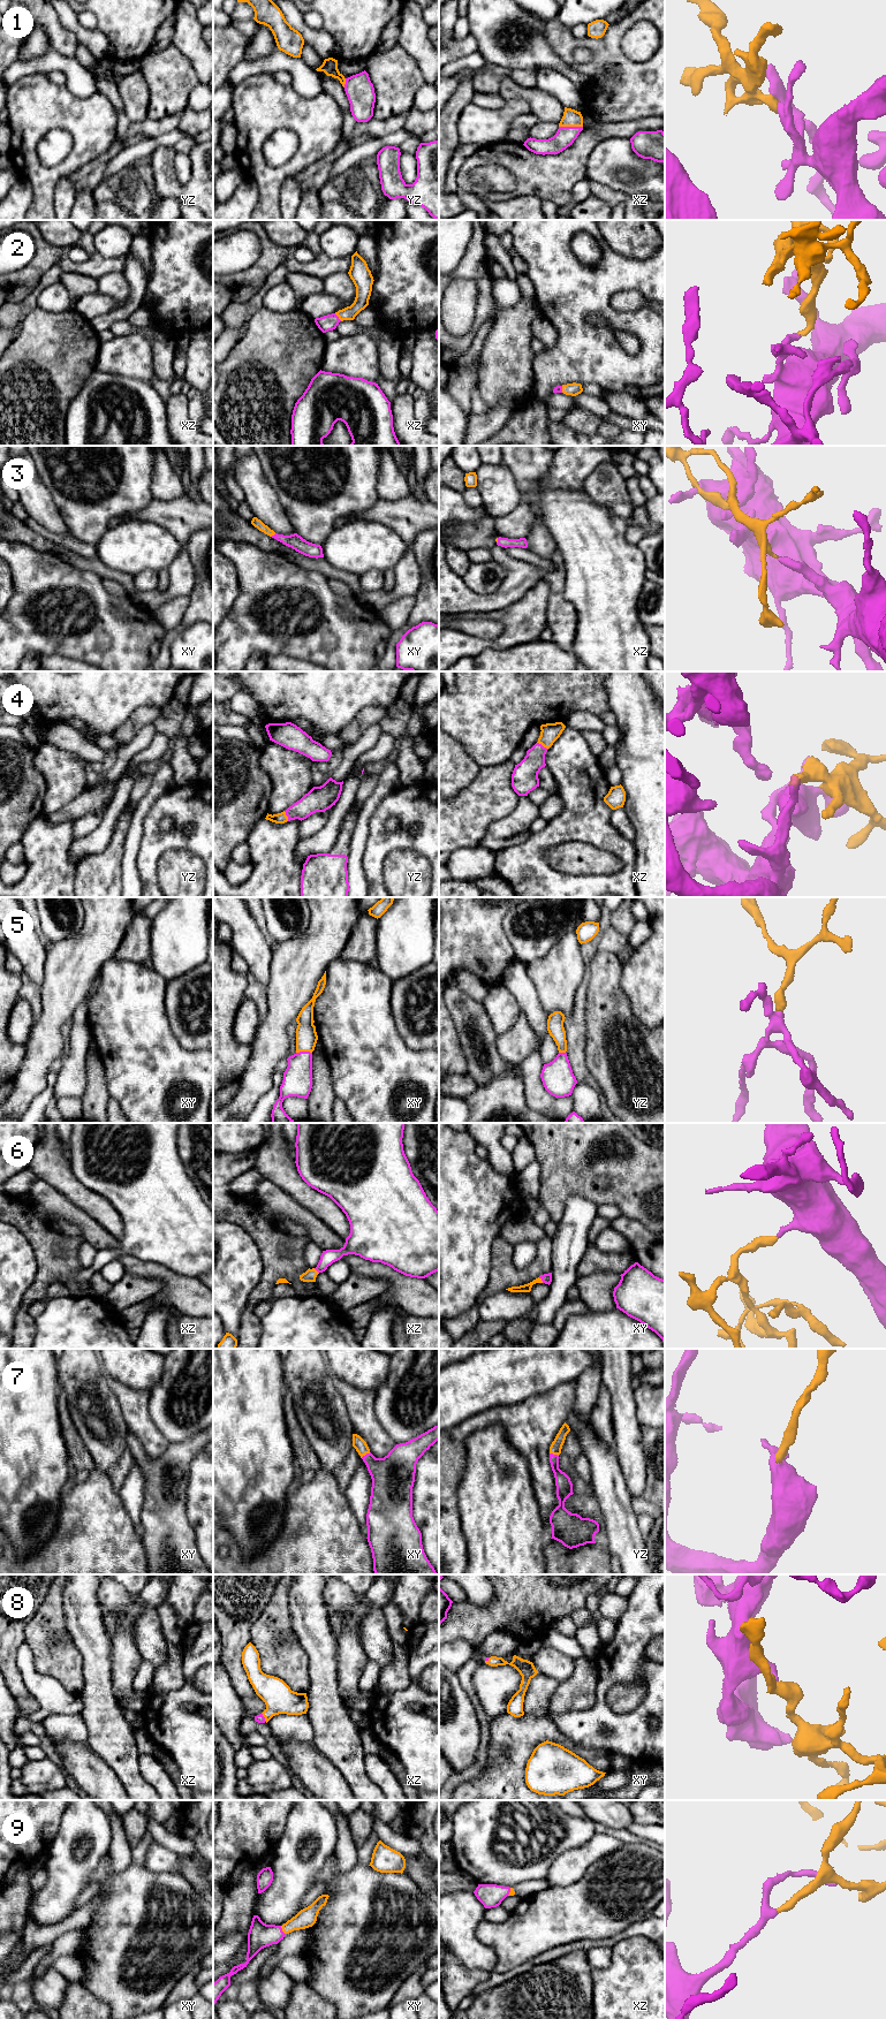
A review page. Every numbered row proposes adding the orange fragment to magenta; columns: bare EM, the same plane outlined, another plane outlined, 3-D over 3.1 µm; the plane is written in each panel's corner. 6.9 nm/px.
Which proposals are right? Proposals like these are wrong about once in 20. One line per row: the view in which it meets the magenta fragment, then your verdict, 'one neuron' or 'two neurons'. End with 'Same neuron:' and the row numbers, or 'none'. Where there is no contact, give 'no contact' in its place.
1: meets magenta in xz; one neuron
2: meets magenta in xz; one neuron
3: meets magenta in xy; one neuron
4: meets magenta in xz; one neuron
5: meets magenta in xy; one neuron
6: meets magenta in xy; one neuron
7: meets magenta in xy; one neuron
8: meets magenta in xz; one neuron
9: meets magenta in xy; one neuron
Same neuron: 1, 2, 3, 4, 5, 6, 7, 8, 9

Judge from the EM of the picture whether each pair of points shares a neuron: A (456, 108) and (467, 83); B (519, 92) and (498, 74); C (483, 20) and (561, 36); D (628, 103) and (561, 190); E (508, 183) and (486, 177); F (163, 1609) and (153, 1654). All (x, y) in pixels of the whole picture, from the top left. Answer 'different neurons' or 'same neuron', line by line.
A: same neuron
B: different neurons
C: different neurons
D: different neurons
E: same neuron
F: different neurons

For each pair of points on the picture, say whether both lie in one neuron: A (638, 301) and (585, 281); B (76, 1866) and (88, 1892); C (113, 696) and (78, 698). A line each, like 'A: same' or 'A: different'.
A: different
B: different
C: same

